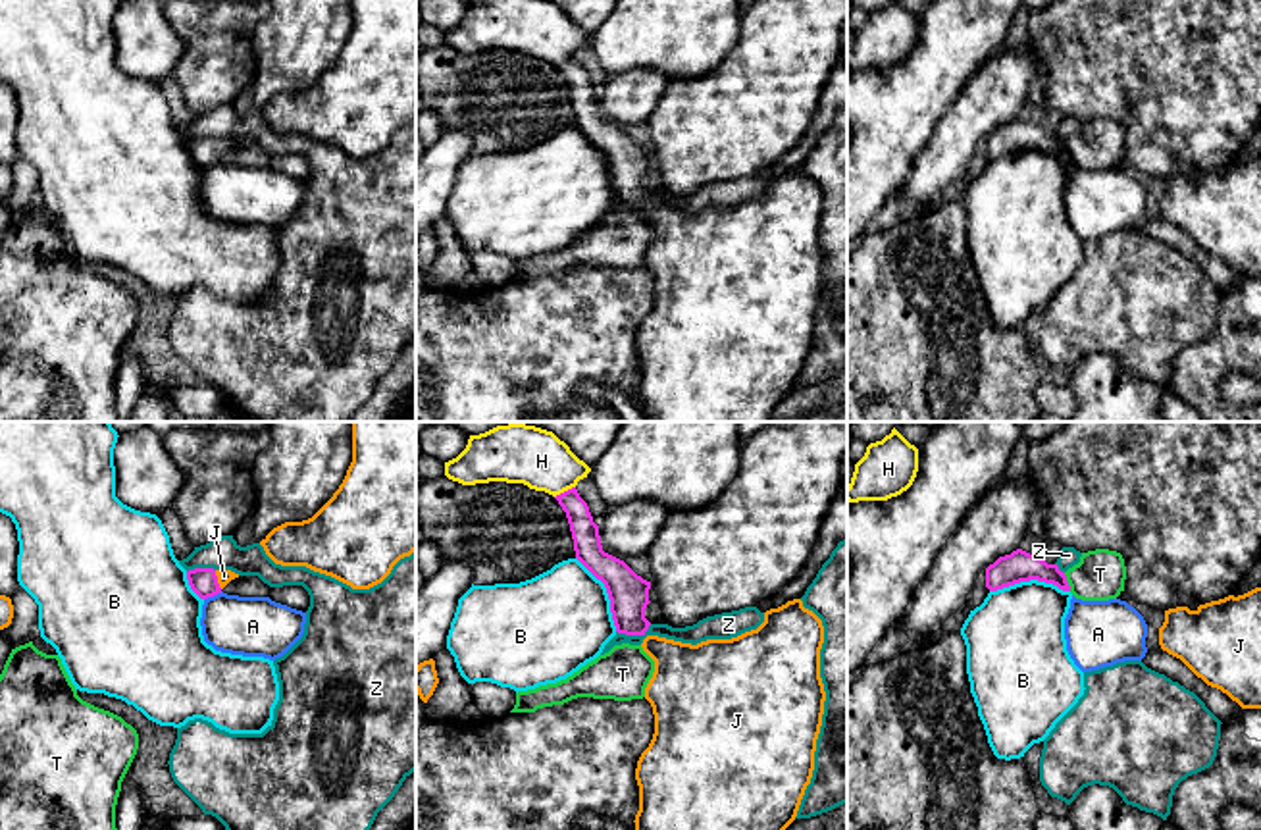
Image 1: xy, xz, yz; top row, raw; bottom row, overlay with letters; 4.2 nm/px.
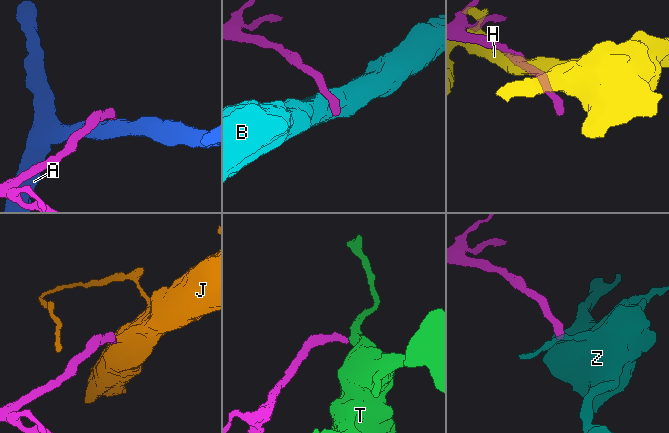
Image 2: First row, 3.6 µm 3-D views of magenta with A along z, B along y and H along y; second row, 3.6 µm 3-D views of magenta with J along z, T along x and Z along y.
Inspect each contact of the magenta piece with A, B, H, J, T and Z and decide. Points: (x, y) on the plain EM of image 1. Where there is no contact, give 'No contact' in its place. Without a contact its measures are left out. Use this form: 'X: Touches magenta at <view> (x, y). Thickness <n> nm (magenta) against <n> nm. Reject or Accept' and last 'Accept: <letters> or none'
A: Touches magenta at xy (212, 164). Thickness 110 nm (magenta) against 260 nm. Reject
B: Touches magenta at yz (1029, 149). Thickness 130 nm (magenta) against 400 nm. Reject
H: Touches magenta at xz (565, 60). Thickness 110 nm (magenta) against 240 nm. Reject
J: Touches magenta at xy (216, 149). Thickness 110 nm (magenta) against 60 nm. Accept
T: Touches magenta at yz (1067, 151). Thickness 130 nm (magenta) against 200 nm. Reject
Z: Touches magenta at xz (634, 203). Thickness 170 nm (magenta) against 80 nm. Reject
Accept: J

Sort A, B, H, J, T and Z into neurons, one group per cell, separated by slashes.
A / B / H / J / T / Z

